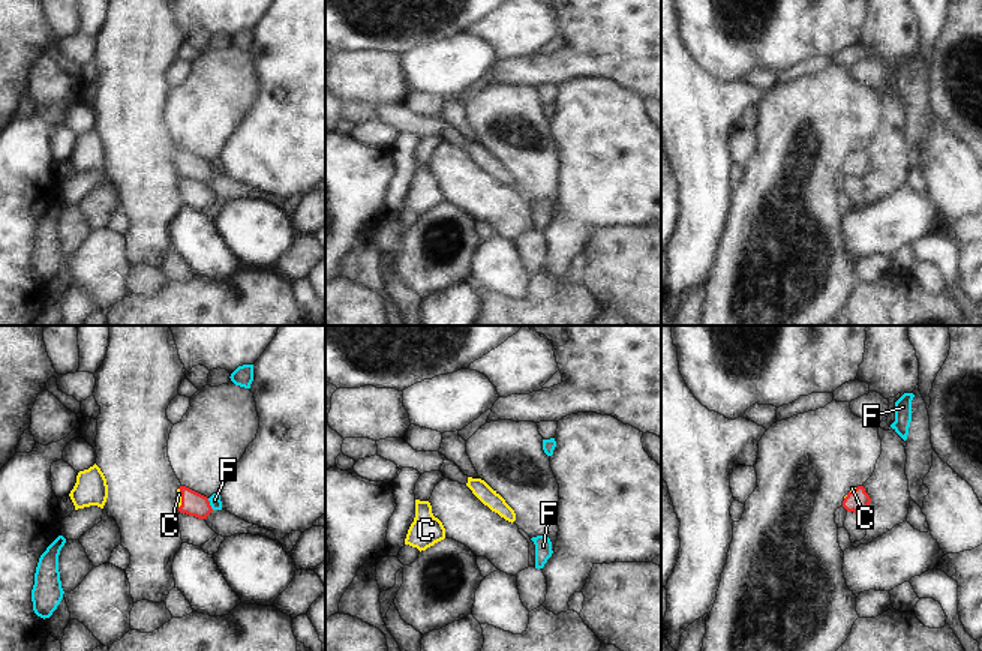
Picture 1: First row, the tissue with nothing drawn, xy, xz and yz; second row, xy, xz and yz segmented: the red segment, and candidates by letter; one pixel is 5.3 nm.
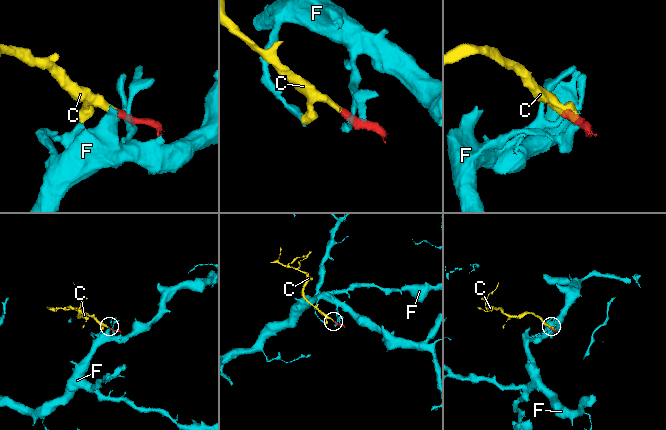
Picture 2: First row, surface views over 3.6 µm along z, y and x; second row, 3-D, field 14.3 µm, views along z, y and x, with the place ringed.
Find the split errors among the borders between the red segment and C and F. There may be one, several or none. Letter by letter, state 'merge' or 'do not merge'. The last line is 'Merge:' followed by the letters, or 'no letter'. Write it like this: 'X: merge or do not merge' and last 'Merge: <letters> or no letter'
C: merge
F: do not merge
Merge: C

